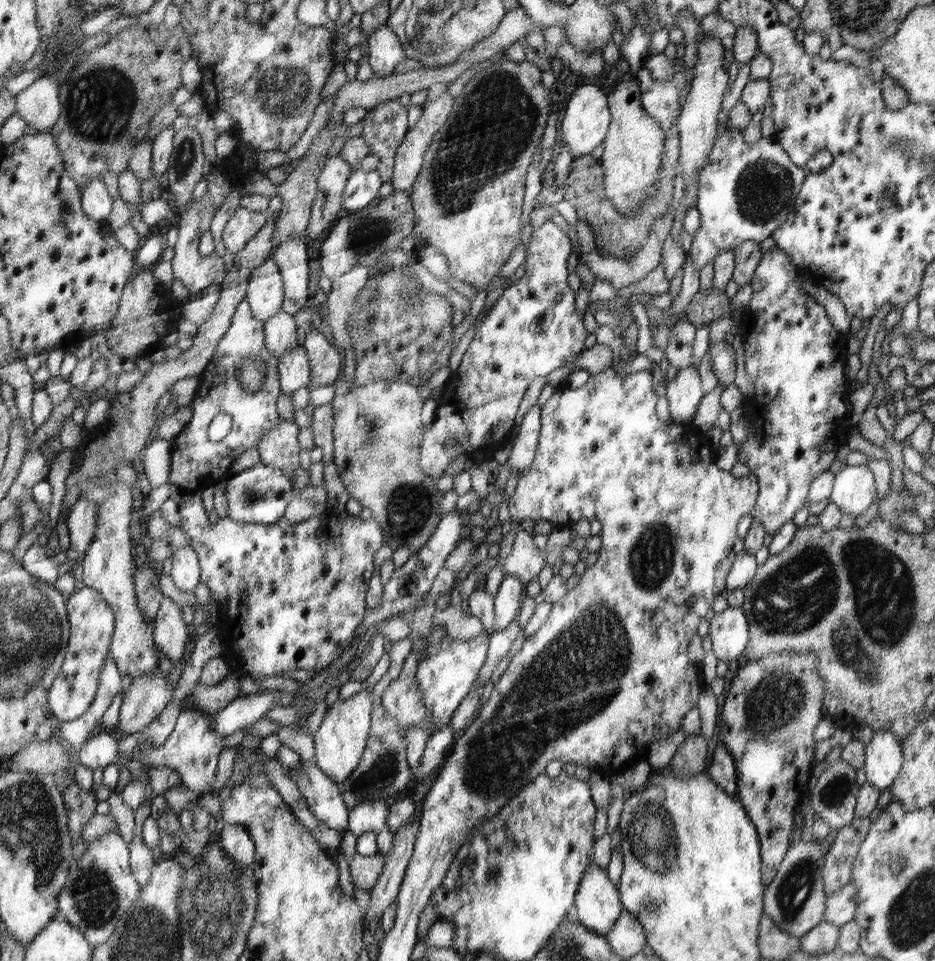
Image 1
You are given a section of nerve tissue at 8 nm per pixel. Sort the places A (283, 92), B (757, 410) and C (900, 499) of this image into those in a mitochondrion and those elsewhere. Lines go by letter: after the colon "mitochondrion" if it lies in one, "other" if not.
A: mitochondrion
B: other
C: mitochondrion

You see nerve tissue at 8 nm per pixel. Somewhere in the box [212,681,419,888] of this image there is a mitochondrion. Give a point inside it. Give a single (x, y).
(381, 773)

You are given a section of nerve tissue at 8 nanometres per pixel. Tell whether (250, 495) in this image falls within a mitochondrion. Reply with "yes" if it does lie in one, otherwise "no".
yes

